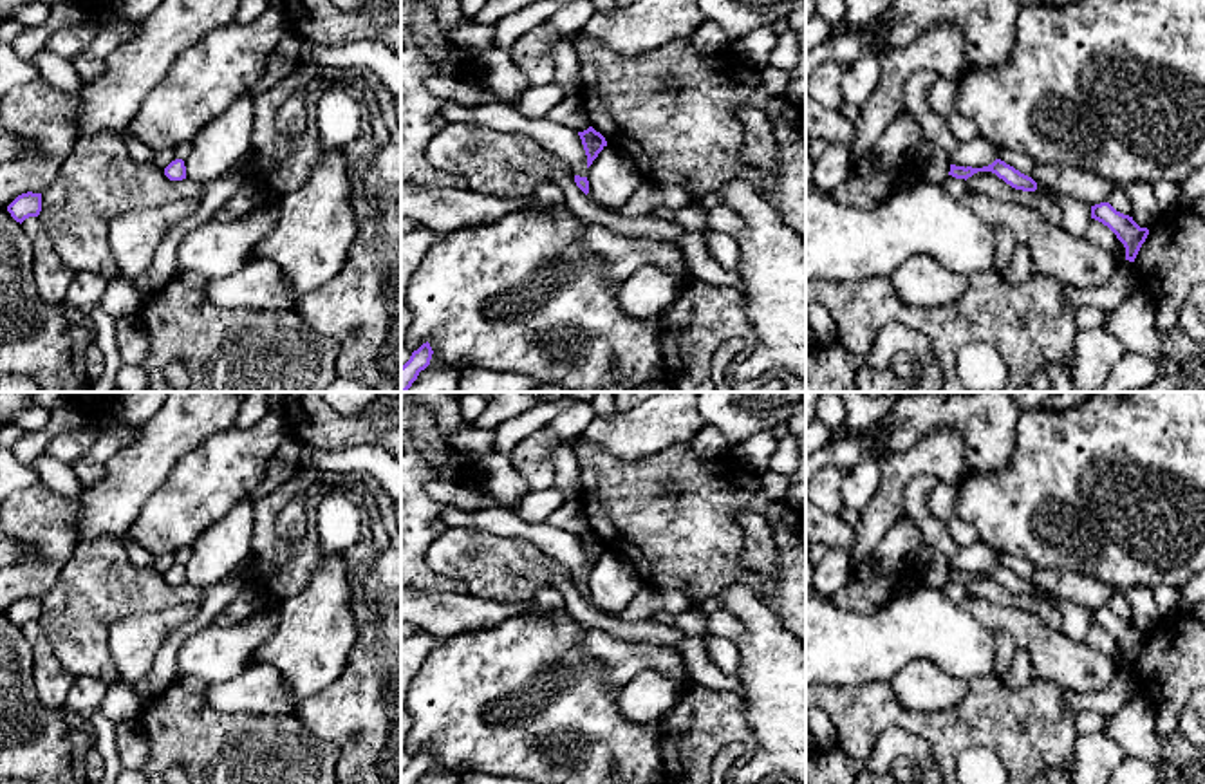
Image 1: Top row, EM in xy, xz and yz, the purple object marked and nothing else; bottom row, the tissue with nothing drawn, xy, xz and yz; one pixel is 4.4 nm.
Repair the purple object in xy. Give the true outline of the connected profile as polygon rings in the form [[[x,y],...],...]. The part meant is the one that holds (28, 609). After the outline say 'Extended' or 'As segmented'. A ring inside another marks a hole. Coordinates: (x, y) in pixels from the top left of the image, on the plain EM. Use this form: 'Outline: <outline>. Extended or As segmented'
Outline: [[[22,598],[9,611],[7,616],[16,627],[23,627],[29,621],[38,621],[42,616],[42,598]]]. As segmented

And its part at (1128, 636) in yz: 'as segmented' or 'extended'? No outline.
as segmented

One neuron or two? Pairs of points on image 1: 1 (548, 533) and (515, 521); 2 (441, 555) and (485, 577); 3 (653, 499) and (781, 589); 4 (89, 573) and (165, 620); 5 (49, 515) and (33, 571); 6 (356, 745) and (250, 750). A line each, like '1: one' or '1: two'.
1: one
2: one
3: one
4: two
5: one
6: two

